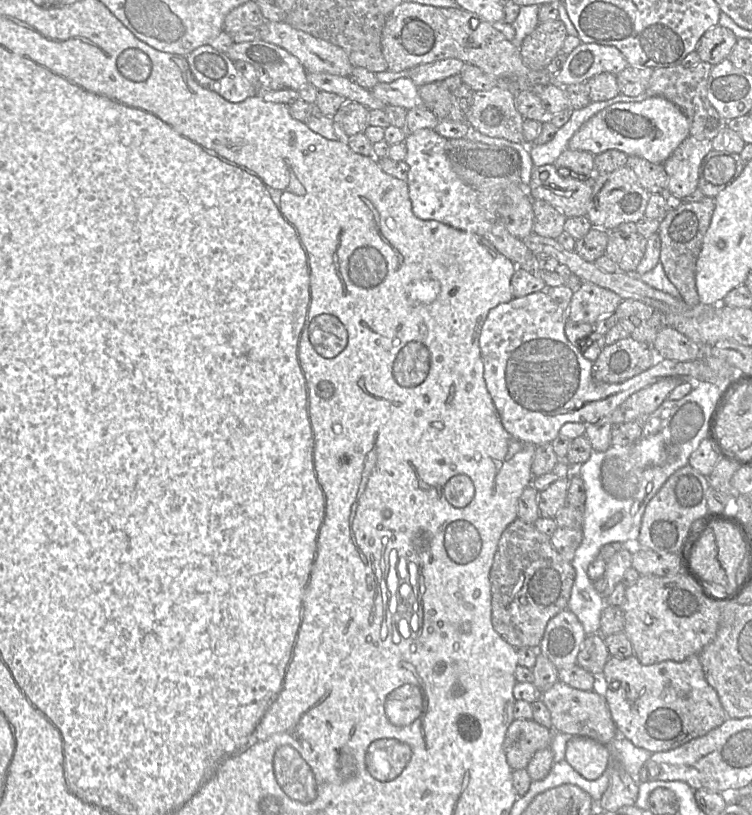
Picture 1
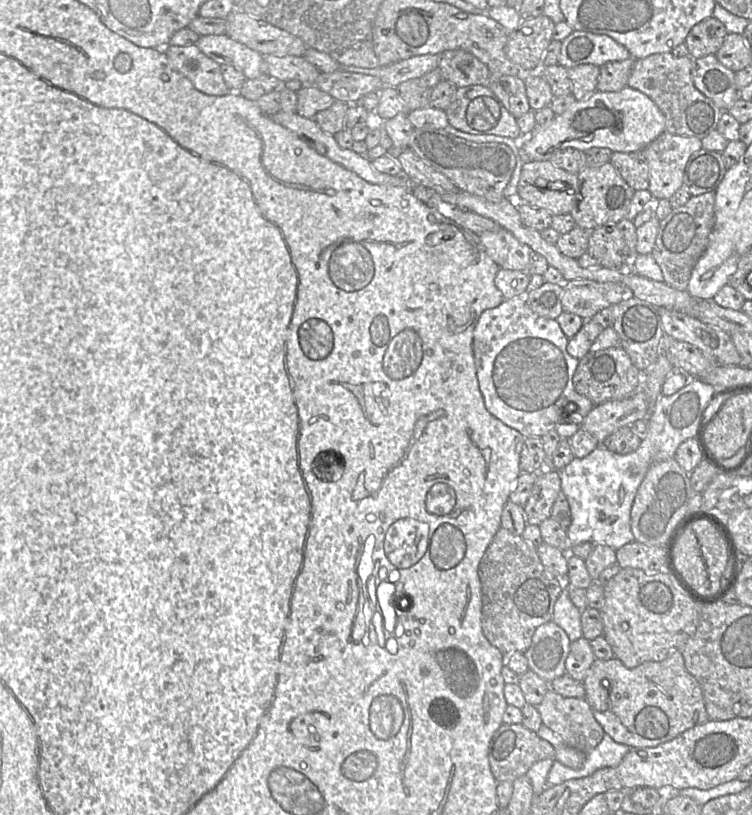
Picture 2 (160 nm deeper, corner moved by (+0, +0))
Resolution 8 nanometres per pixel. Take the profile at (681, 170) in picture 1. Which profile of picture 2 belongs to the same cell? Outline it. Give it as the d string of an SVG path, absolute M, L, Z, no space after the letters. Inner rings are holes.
M663 132L641 150L649 167L648 191L655 199L669 199L682 187L686 163L700 149L698 138Z

